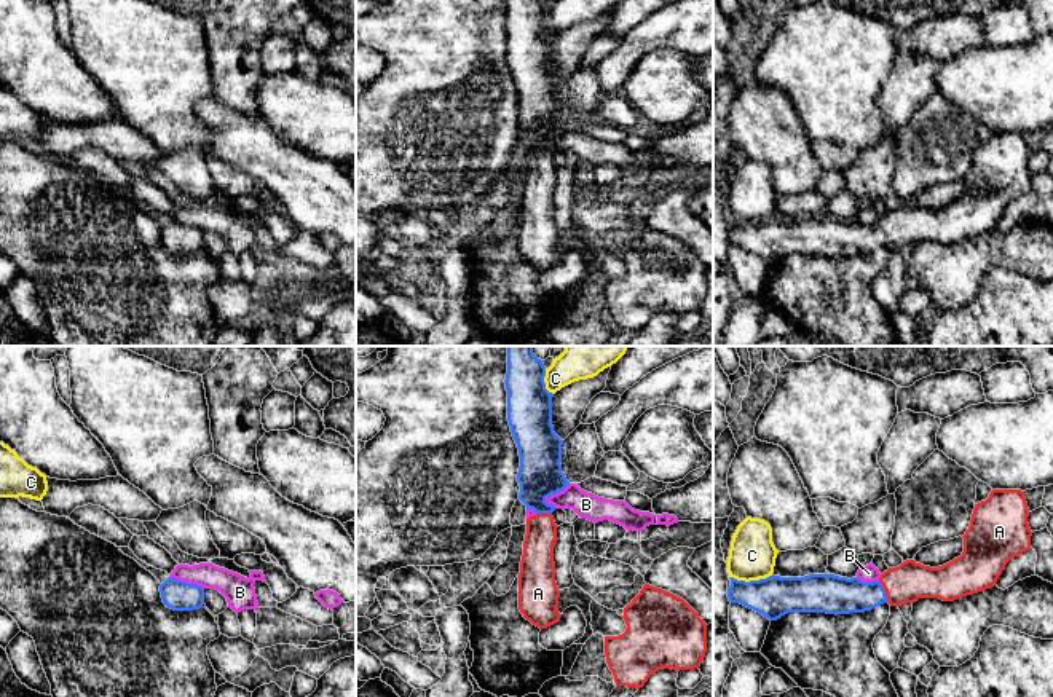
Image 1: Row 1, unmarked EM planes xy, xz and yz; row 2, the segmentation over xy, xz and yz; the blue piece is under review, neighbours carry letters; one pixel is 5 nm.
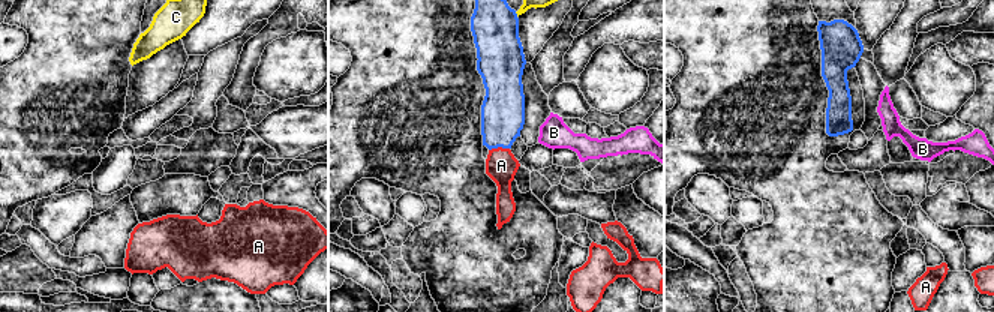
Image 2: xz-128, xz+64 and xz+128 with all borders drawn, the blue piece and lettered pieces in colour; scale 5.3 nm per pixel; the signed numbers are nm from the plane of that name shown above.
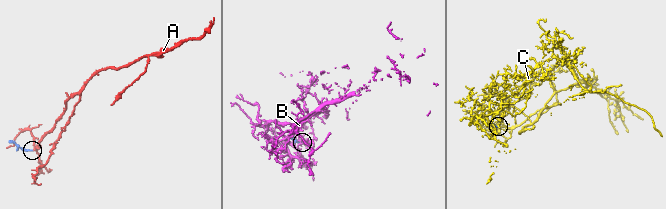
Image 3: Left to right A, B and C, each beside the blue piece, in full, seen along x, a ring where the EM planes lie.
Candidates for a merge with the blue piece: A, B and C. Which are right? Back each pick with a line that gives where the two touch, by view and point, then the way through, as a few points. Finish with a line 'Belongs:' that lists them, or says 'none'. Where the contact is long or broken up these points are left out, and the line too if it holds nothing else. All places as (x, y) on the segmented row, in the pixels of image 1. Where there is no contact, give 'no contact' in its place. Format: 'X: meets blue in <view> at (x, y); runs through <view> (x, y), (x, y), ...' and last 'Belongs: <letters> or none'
A: meets blue in yz at (884, 592); runs through yz (835, 595), (884, 592), (910, 581)
Belongs: A

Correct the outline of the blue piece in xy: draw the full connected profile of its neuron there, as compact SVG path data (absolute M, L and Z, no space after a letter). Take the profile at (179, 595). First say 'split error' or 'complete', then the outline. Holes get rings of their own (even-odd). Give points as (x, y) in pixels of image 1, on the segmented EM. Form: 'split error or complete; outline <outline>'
complete; outline M168 577L160 585L163 603L174 611L193 611L204 604L204 587Z

